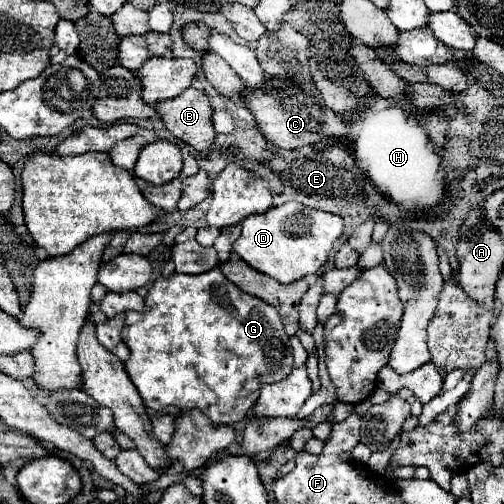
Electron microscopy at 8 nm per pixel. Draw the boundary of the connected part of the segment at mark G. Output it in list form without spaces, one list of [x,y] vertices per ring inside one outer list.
[[[219,267],[201,275],[173,273],[167,279],[159,277],[149,289],[145,305],[147,311],[141,313],[125,311],[121,339],[131,351],[125,361],[125,371],[145,407],[153,411],[175,405],[179,409],[201,409],[215,427],[237,423],[257,401],[257,391],[263,383],[283,381],[293,369],[293,349],[275,307],[233,287],[229,279],[223,279]]]

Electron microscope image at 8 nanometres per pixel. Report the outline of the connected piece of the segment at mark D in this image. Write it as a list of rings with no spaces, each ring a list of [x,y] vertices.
[[[297,201],[271,207],[265,215],[251,215],[241,227],[241,237],[233,243],[233,251],[255,271],[265,273],[279,283],[295,283],[305,275],[319,273],[343,235],[343,219],[339,215],[309,209]]]

